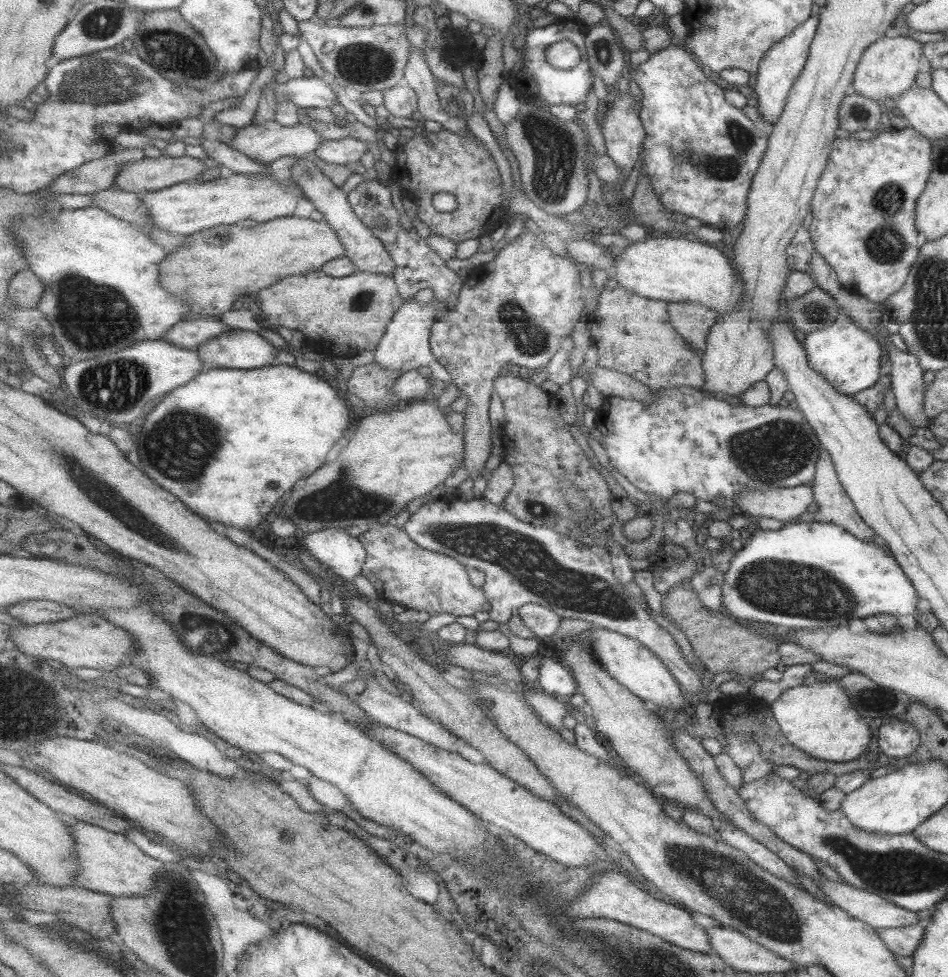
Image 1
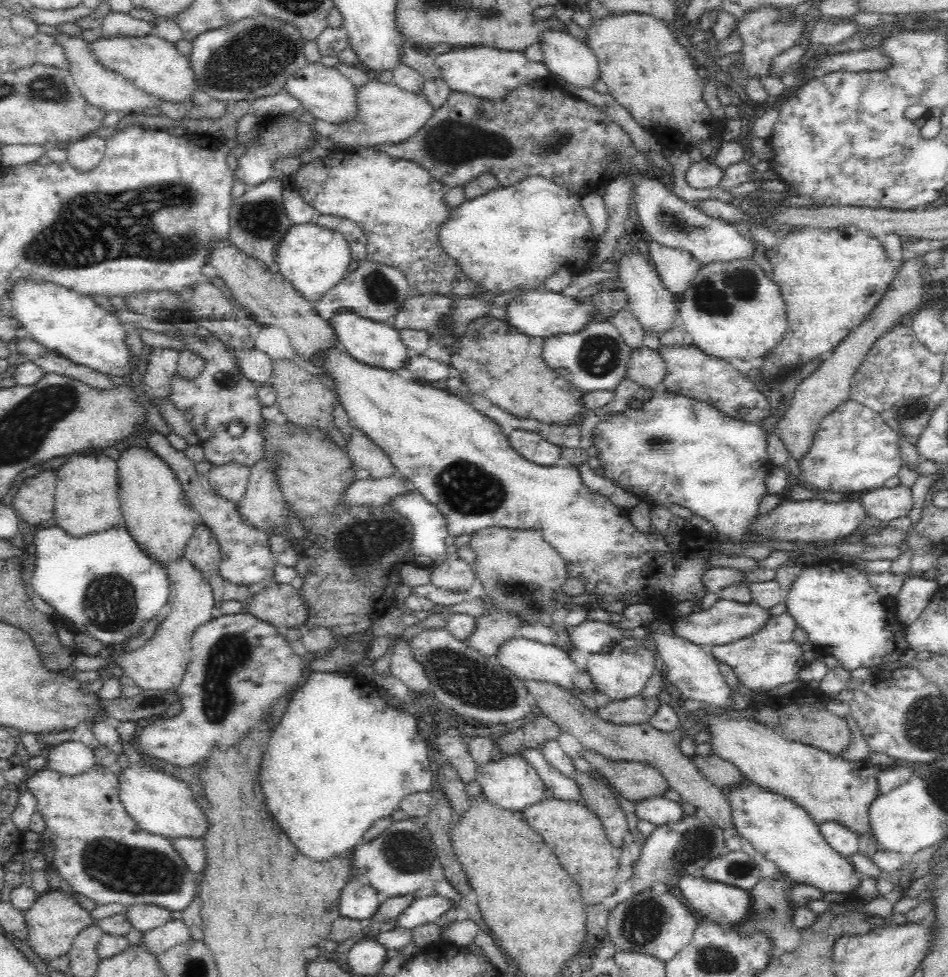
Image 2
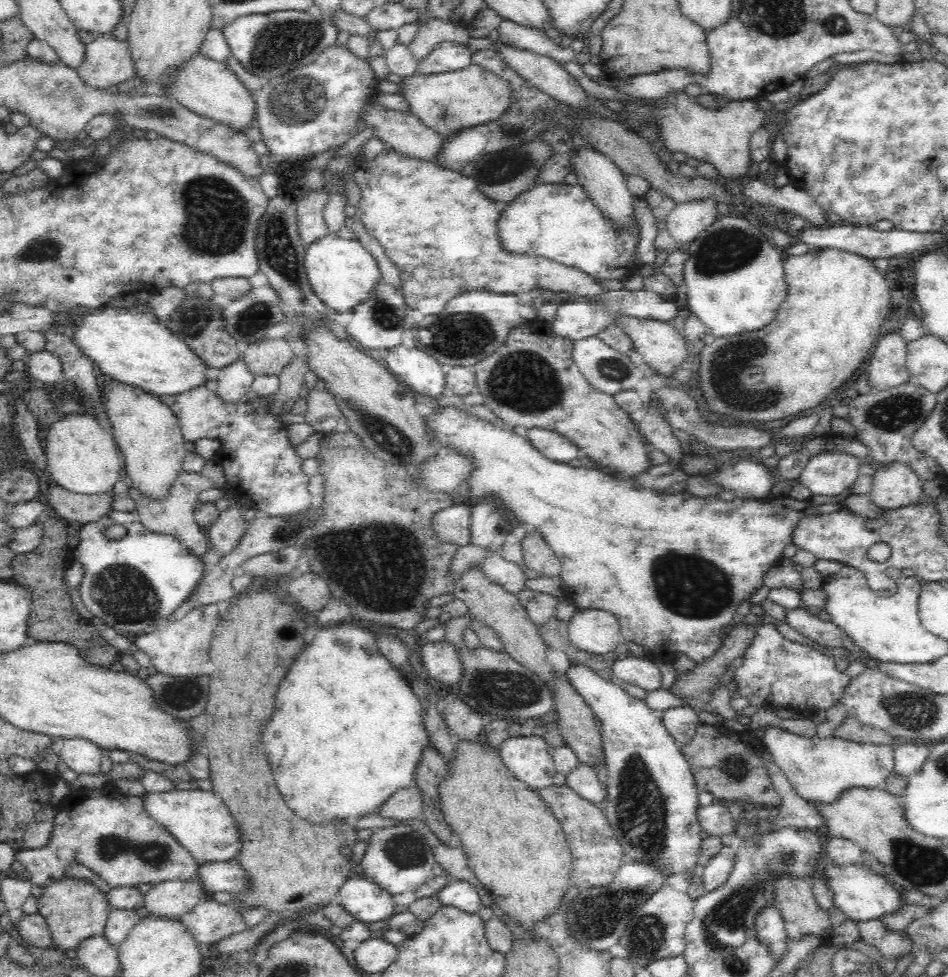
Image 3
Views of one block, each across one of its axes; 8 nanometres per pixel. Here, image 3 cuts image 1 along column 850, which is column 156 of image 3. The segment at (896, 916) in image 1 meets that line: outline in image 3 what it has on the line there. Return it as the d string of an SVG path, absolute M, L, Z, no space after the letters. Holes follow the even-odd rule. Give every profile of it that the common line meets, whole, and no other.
M194 876L190 880L170 880L154 884L144 895L144 904L149 914L179 917L190 912L204 899L204 886Z

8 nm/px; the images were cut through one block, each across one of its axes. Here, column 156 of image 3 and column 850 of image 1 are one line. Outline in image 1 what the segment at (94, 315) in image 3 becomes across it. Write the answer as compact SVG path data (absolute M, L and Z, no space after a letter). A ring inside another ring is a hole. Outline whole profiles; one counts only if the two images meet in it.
M845 312L827 328L808 334L803 347L808 357L808 364L821 374L834 390L846 395L853 395L876 384L880 378L880 358L882 347L876 337L862 331L853 323L851 316Z

